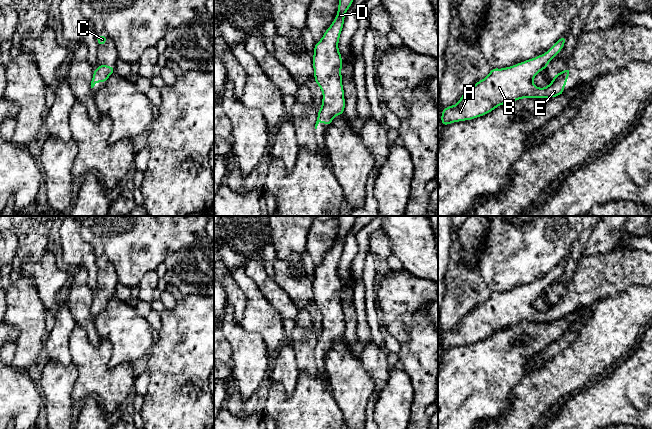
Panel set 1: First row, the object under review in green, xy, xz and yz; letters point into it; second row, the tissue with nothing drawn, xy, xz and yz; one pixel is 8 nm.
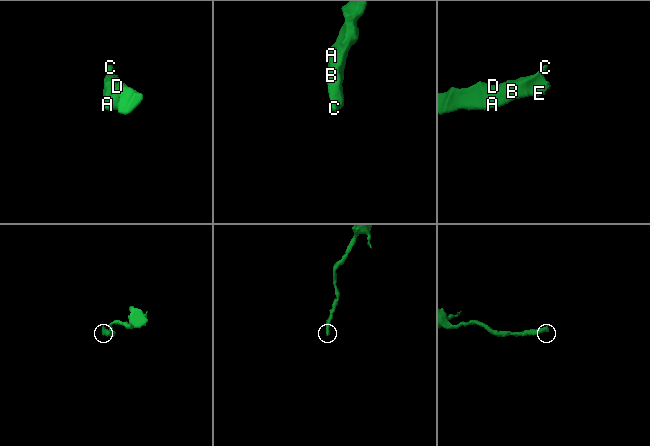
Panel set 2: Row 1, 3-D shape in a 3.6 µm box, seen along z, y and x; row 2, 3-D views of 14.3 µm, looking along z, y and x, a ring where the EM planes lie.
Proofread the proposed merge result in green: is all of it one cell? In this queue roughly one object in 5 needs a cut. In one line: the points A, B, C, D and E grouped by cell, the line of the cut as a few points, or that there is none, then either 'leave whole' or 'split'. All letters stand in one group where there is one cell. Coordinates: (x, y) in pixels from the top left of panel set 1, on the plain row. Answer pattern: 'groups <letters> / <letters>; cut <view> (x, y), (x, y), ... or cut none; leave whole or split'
groups A B C D E; cut none; leave whole

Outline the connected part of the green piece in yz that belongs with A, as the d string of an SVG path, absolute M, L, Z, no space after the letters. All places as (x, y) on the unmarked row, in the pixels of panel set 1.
M565 259L562 260L546 277L535 282L503 293L491 292L489 299L468 313L460 321L460 324L456 329L442 333L442 349L445 350L454 346L481 341L502 328L513 326L522 322L553 322L564 318L563 313L567 307L567 301L571 297L571 293L568 291L563 296L554 298L554 303L545 312L536 311L532 305L542 293L548 293L547 288L562 274L566 263L567 261Z

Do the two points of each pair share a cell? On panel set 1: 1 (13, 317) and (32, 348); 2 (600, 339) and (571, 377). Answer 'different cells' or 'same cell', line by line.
1: same cell
2: same cell

